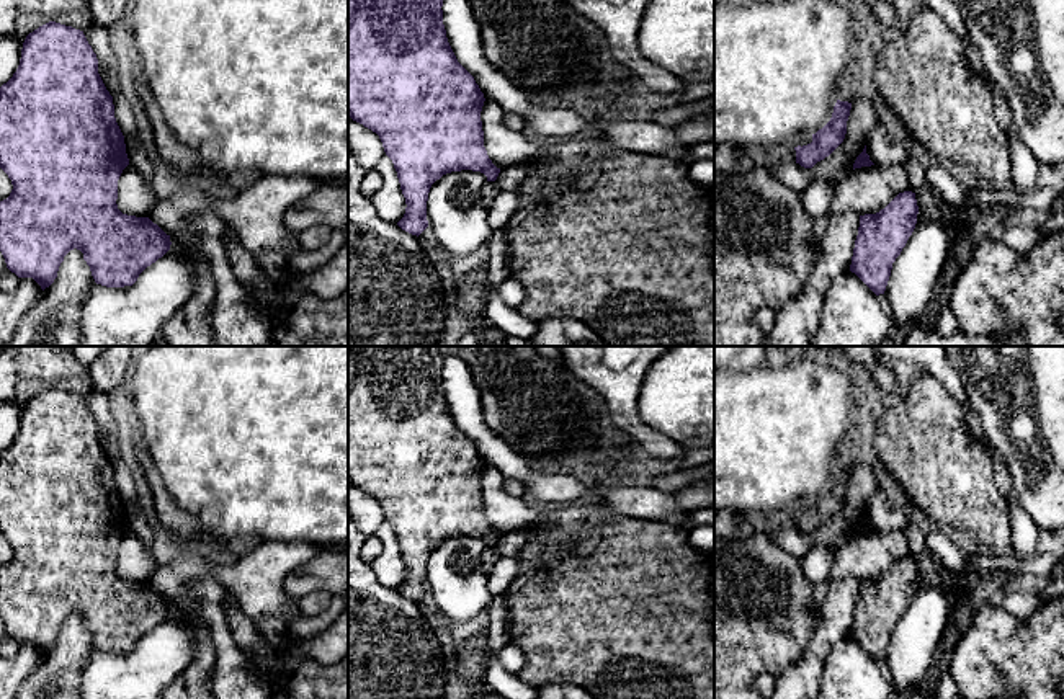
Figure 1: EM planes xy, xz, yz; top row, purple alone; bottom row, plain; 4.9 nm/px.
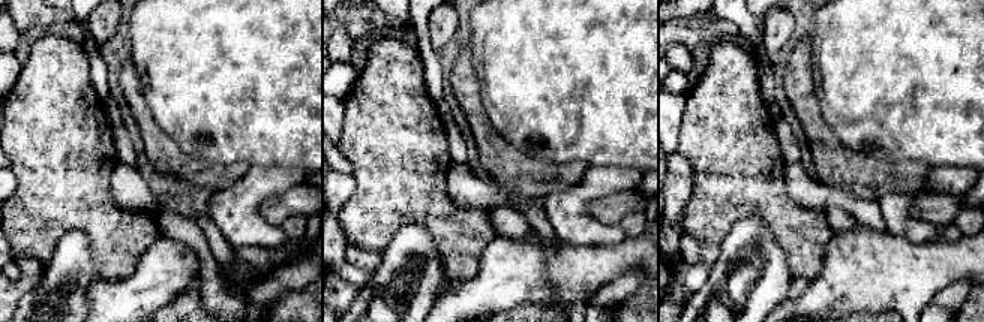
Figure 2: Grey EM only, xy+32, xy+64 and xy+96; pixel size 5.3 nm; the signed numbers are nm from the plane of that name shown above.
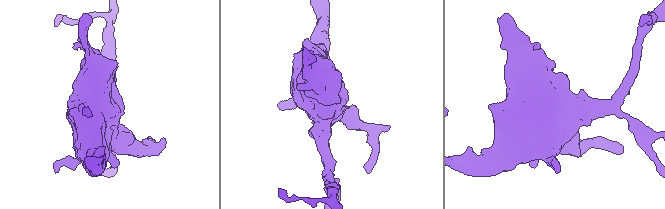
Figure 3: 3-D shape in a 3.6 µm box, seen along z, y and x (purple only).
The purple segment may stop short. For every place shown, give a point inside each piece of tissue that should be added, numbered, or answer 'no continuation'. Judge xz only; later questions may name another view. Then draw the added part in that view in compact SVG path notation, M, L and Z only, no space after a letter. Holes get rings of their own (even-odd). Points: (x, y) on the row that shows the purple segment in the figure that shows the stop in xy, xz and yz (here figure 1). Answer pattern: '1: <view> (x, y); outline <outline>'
no continuation

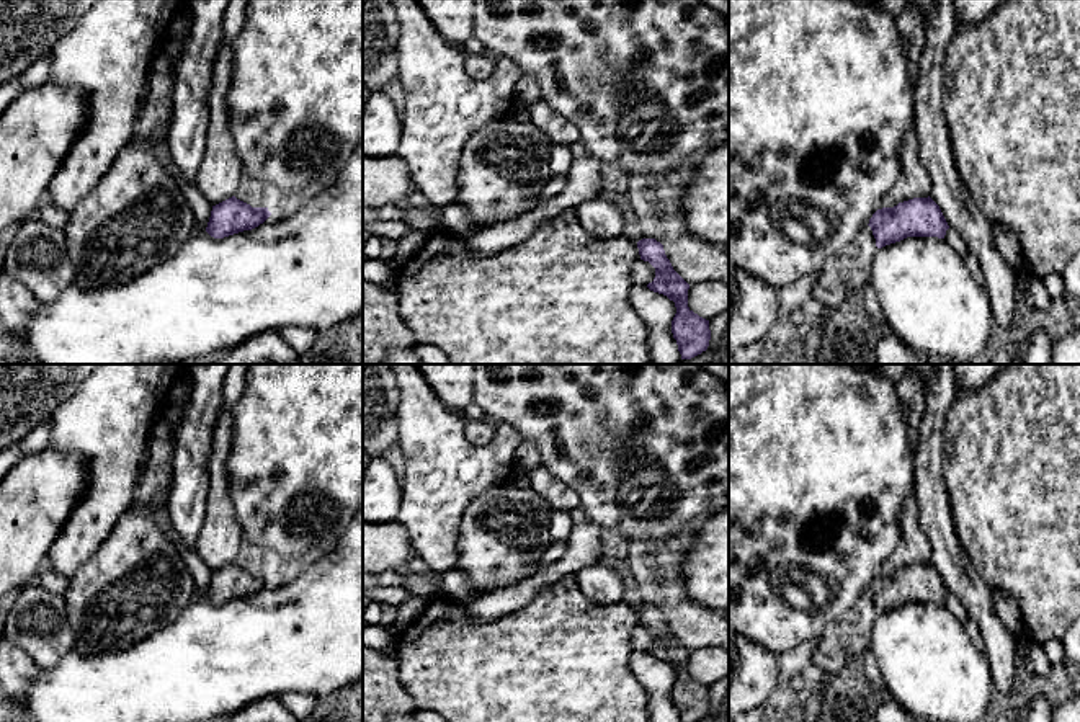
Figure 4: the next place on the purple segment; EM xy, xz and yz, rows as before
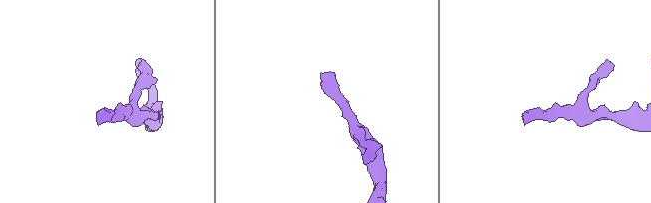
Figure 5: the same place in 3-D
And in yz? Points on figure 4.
1: yz (850, 268); outline M869 225L837 255L827 258L823 270L817 274L812 297L823 307L835 307L855 289L863 289L869 281L871 265L877 253L876 238Z

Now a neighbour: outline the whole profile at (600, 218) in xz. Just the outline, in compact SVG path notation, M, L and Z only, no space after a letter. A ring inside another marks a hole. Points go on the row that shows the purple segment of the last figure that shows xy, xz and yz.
M606 198L577 206L580 225L595 238L616 238L623 235L624 214Z

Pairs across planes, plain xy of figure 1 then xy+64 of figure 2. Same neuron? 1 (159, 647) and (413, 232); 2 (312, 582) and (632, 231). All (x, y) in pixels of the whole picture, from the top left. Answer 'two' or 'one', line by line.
1: two
2: two

